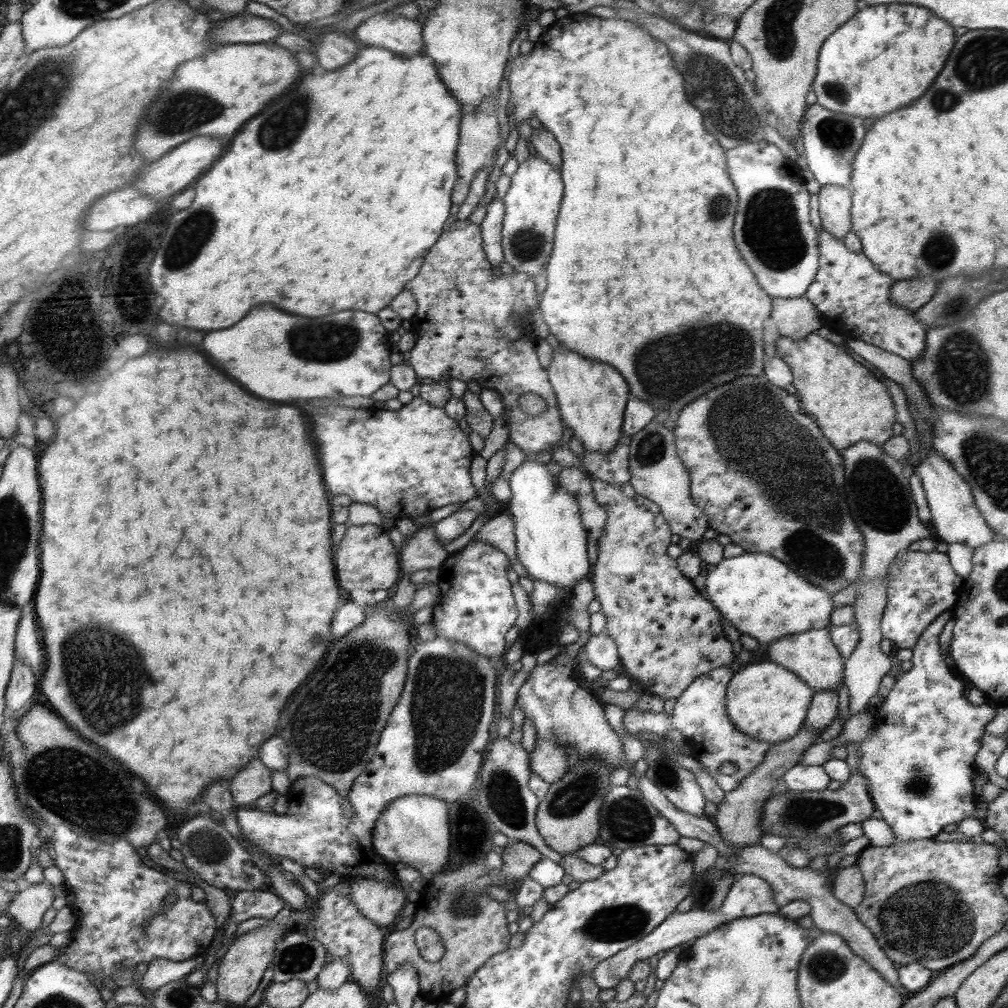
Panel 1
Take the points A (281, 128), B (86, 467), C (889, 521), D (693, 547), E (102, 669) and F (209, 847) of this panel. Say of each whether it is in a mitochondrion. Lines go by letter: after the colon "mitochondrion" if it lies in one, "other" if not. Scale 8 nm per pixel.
A: mitochondrion
B: other
C: mitochondrion
D: other
E: mitochondrion
F: mitochondrion

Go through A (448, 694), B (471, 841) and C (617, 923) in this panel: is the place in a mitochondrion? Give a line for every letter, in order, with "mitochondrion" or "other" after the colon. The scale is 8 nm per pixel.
A: mitochondrion
B: other
C: mitochondrion

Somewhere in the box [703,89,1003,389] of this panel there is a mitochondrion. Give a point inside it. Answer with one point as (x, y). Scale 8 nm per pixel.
(772, 233)

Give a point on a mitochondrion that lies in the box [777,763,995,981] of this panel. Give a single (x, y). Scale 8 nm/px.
(965, 942)

